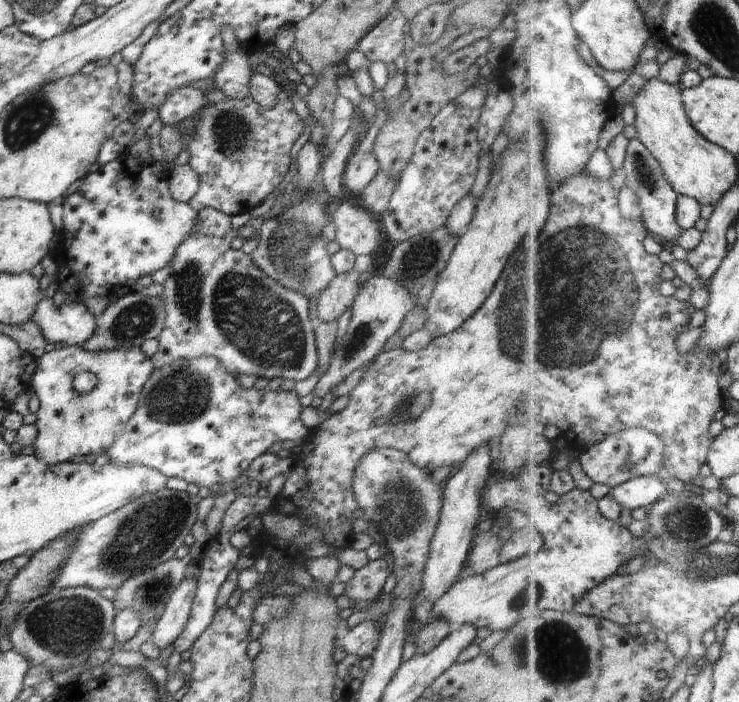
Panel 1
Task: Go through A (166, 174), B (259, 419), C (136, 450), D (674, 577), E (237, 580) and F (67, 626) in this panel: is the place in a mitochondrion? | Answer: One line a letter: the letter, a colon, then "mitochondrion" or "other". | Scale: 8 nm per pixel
A: other
B: other
C: other
D: mitochondrion
E: other
F: mitochondrion

